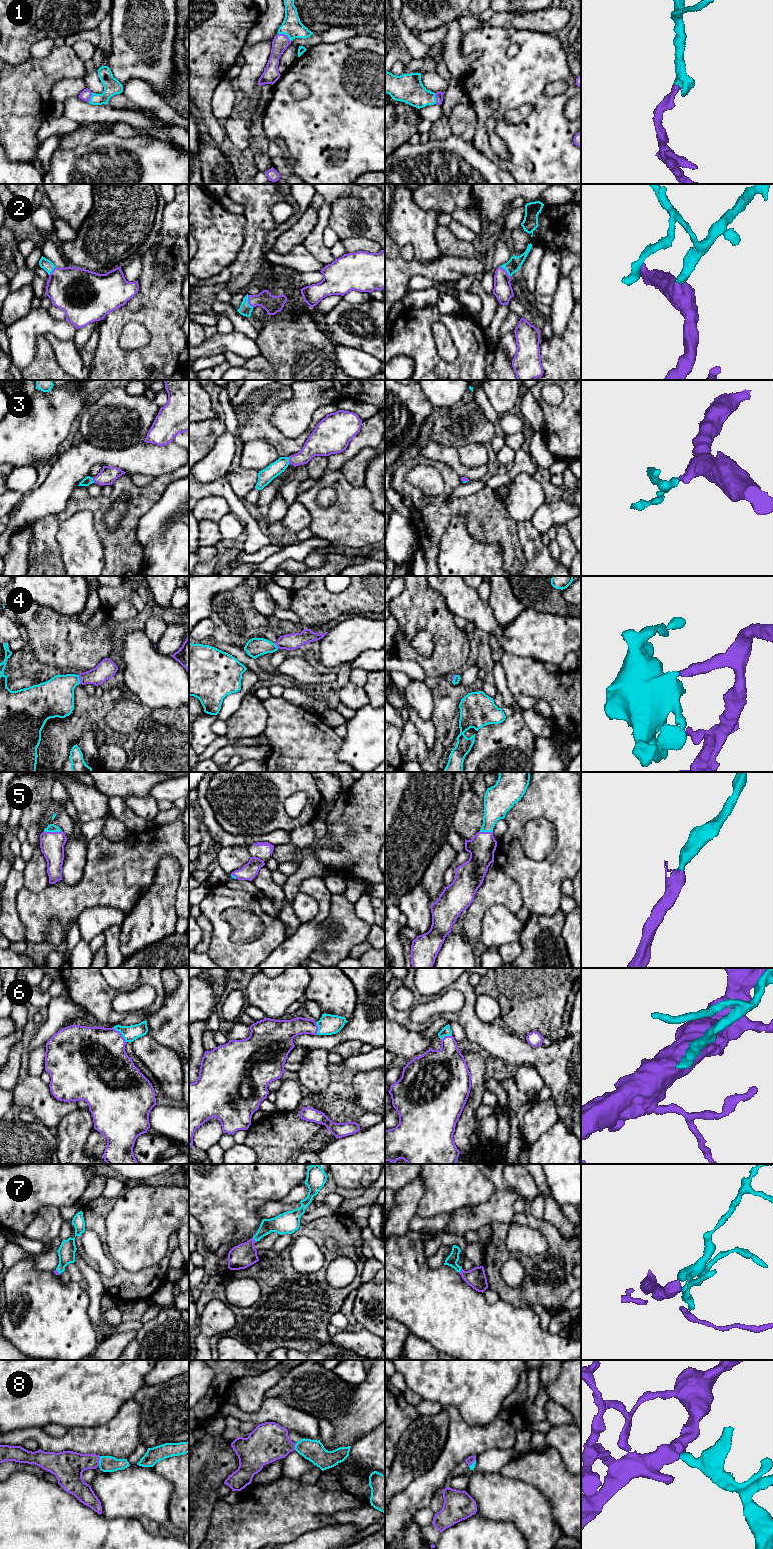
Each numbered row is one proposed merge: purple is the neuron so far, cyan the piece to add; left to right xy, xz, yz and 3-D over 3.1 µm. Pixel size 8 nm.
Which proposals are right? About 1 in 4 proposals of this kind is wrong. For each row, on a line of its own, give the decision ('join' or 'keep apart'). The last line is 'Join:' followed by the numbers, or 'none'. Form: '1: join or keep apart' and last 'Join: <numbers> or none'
1: join
2: join
3: join
4: join
5: join
6: join
7: join
8: join
Join: 1, 2, 3, 4, 5, 6, 7, 8

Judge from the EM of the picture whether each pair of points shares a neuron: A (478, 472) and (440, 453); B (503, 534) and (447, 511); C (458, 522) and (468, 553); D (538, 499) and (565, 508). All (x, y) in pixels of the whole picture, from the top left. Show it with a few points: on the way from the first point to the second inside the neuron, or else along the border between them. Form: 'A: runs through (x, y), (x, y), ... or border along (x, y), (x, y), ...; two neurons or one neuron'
A: runs through (469, 472), (462, 471), (449, 458); one neuron
B: runs through (489, 520), (478, 509), (461, 509); one neuron
C: runs through (458, 530), (458, 543), (460, 545); one neuron
D: border along (544, 502), (530, 520); two neurons

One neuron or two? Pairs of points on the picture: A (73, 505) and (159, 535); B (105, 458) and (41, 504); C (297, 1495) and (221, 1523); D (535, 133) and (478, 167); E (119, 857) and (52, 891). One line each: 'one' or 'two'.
A: two
B: one
C: one
D: two
E: one

